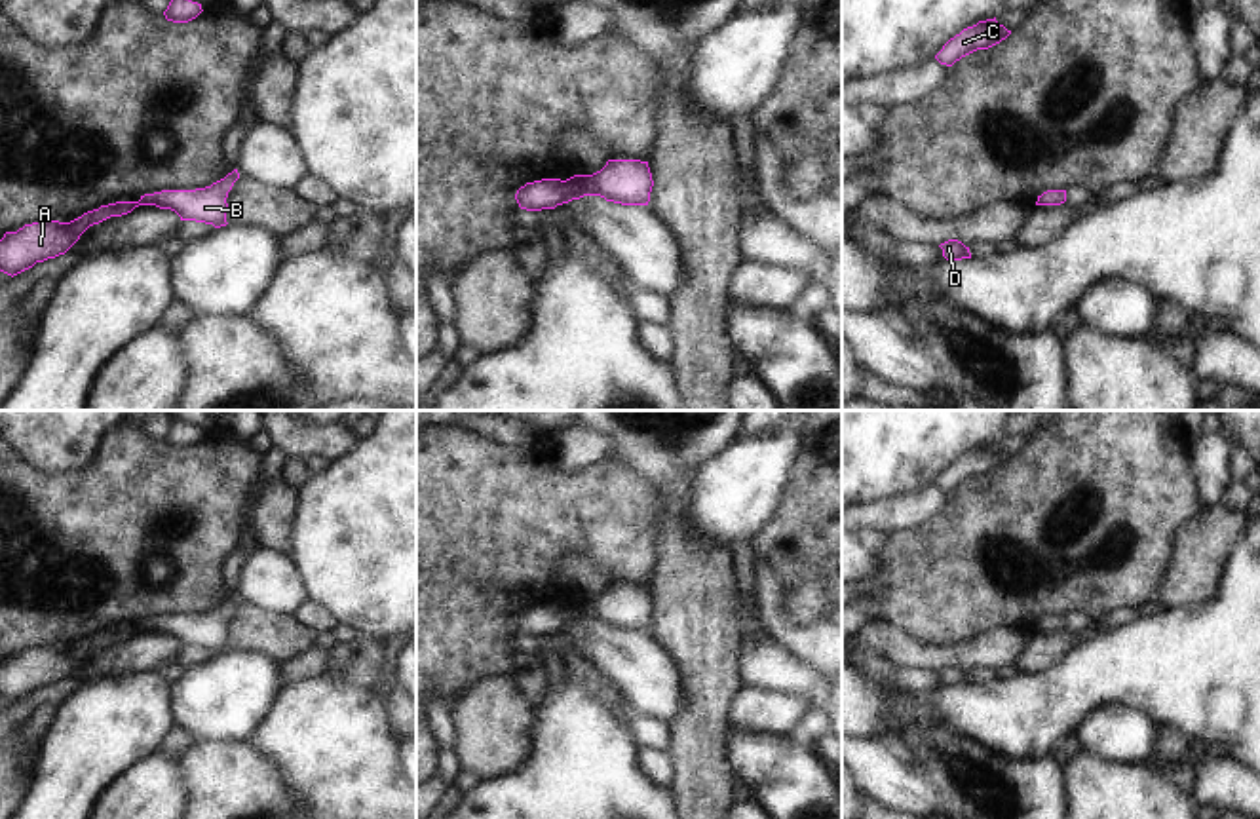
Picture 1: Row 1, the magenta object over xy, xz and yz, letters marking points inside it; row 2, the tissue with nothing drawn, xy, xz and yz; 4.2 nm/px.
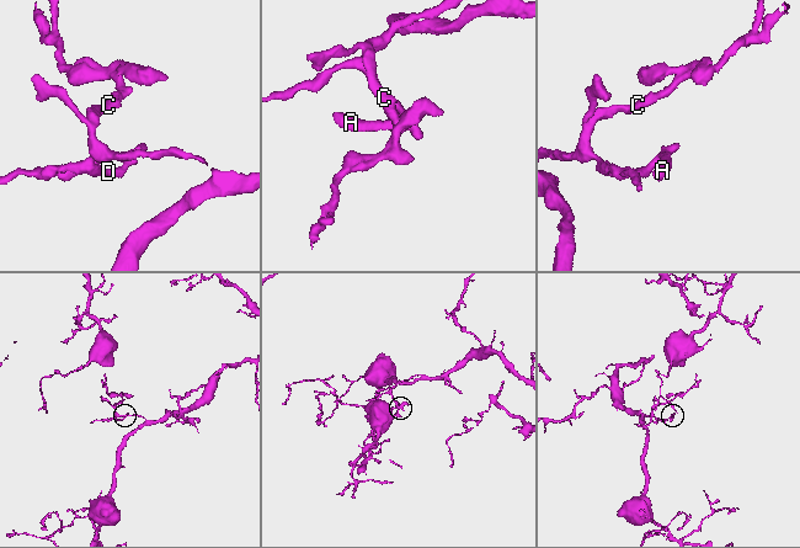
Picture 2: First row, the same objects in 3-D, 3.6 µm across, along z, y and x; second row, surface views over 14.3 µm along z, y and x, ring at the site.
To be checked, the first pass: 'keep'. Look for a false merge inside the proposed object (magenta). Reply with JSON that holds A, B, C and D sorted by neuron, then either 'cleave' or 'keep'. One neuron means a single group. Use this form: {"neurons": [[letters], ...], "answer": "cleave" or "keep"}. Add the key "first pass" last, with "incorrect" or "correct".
{"neurons": [["A", "B", "C", "D"]], "answer": "keep", "first pass": "correct"}

